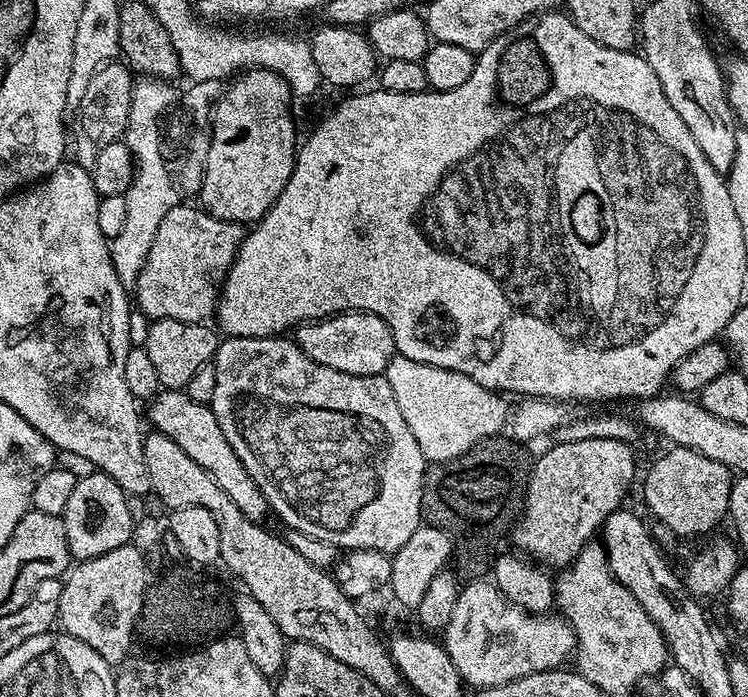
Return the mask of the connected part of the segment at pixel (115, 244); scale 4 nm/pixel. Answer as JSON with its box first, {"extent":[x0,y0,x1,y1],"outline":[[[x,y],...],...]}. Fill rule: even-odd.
{"extent":[110,78,178,290],"outline":[[[140,78],[135,81],[130,102],[128,124],[124,127],[123,143],[132,151],[132,185],[124,193],[126,198],[126,222],[118,238],[110,241],[112,265],[118,274],[118,282],[126,290],[136,287],[136,279],[150,252],[150,242],[154,242],[154,234],[158,234],[158,226],[162,218],[175,208],[178,203],[178,189],[173,173],[168,173],[168,164],[160,153],[160,115],[177,99],[178,92],[172,89],[171,83],[151,78]]]}

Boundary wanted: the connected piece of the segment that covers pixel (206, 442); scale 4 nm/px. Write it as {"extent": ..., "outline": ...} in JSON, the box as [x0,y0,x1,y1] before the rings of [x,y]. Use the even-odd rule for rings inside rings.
{"extent":[146,388,269,522],"outline":[[[178,388],[160,390],[147,401],[146,420],[152,423],[155,431],[178,442],[178,446],[182,446],[182,450],[186,450],[186,454],[190,454],[190,458],[194,458],[194,462],[198,462],[198,466],[202,466],[202,470],[206,470],[206,474],[222,486],[222,491],[232,499],[234,506],[238,506],[238,510],[242,510],[242,514],[246,514],[246,518],[260,522],[265,519],[264,515],[269,515],[268,499],[254,478],[250,478],[250,470],[242,466],[242,458],[238,458],[230,442],[226,442],[226,434],[222,434],[222,426],[218,426],[218,418],[214,418],[209,405],[194,402],[184,390]]]}

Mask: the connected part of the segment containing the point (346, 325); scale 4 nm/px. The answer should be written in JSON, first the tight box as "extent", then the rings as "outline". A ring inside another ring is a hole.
{"extent":[295,312,397,376],"outline":[[[341,312],[324,320],[313,320],[295,329],[296,345],[314,362],[342,370],[342,374],[383,376],[388,371],[393,356],[397,355],[394,334],[386,322],[373,312]]]}

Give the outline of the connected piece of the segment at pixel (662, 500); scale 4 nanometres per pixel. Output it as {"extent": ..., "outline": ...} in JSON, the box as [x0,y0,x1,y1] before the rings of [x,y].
{"extent":[644,448,732,536],"outline":[[[689,448],[667,449],[644,476],[644,504],[656,520],[661,520],[676,536],[704,536],[728,515],[732,469]]]}

